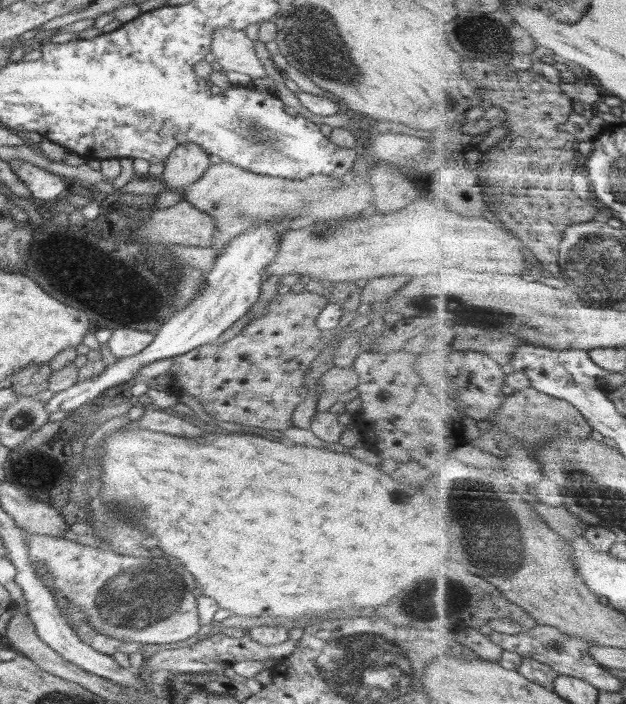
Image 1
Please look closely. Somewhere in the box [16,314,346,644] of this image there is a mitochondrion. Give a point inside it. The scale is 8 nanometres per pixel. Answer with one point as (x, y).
(136, 598)

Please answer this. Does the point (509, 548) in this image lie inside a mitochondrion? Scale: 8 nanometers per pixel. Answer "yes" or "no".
yes

